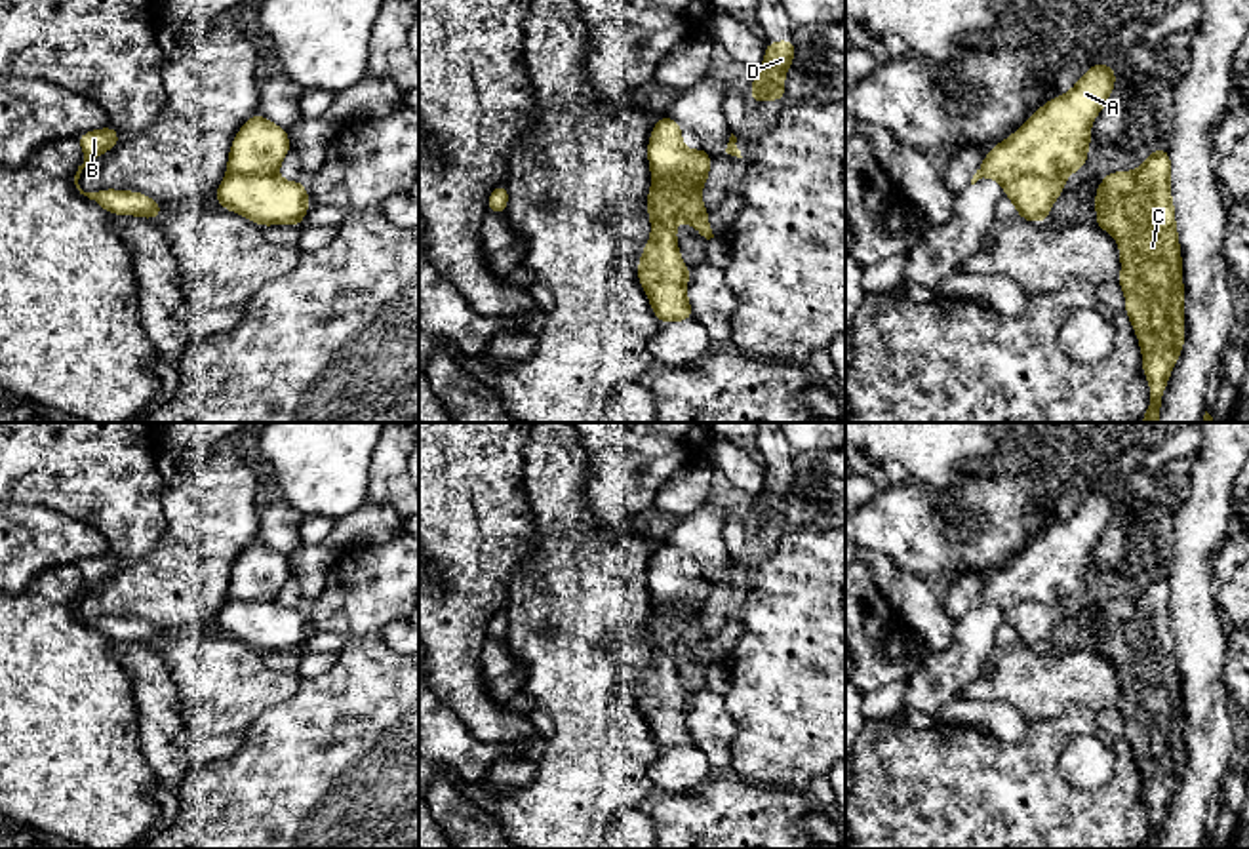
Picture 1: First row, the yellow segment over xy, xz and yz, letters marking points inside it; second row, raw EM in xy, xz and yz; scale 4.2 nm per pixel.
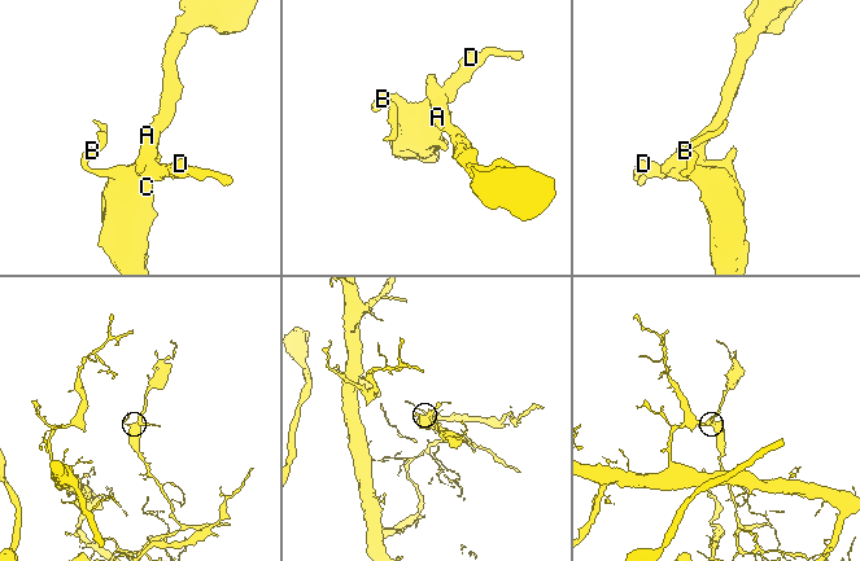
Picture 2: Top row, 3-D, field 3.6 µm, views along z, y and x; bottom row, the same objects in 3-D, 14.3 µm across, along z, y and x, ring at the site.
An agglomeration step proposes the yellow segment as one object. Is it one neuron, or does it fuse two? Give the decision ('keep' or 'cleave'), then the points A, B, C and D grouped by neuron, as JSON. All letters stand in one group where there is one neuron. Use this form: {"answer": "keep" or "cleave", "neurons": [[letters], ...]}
{"answer": "cleave", "neurons": [["A"], ["B", "C", "D"]]}

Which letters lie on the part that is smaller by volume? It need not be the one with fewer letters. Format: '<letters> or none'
A

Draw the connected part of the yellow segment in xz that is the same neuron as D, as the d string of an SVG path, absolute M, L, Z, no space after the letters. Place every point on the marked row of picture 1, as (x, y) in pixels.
M779 40L773 44L763 44L763 49L763 65L754 72L754 86L746 99L756 103L765 103L771 99L786 101L784 72L790 69L798 46L794 40Z

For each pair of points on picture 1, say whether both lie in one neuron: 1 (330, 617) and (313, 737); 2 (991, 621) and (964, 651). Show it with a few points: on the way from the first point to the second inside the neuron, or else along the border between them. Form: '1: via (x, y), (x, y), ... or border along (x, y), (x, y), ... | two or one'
1: border along (381, 632), (347, 638) | two
2: via (983, 629), (971, 644) | one

